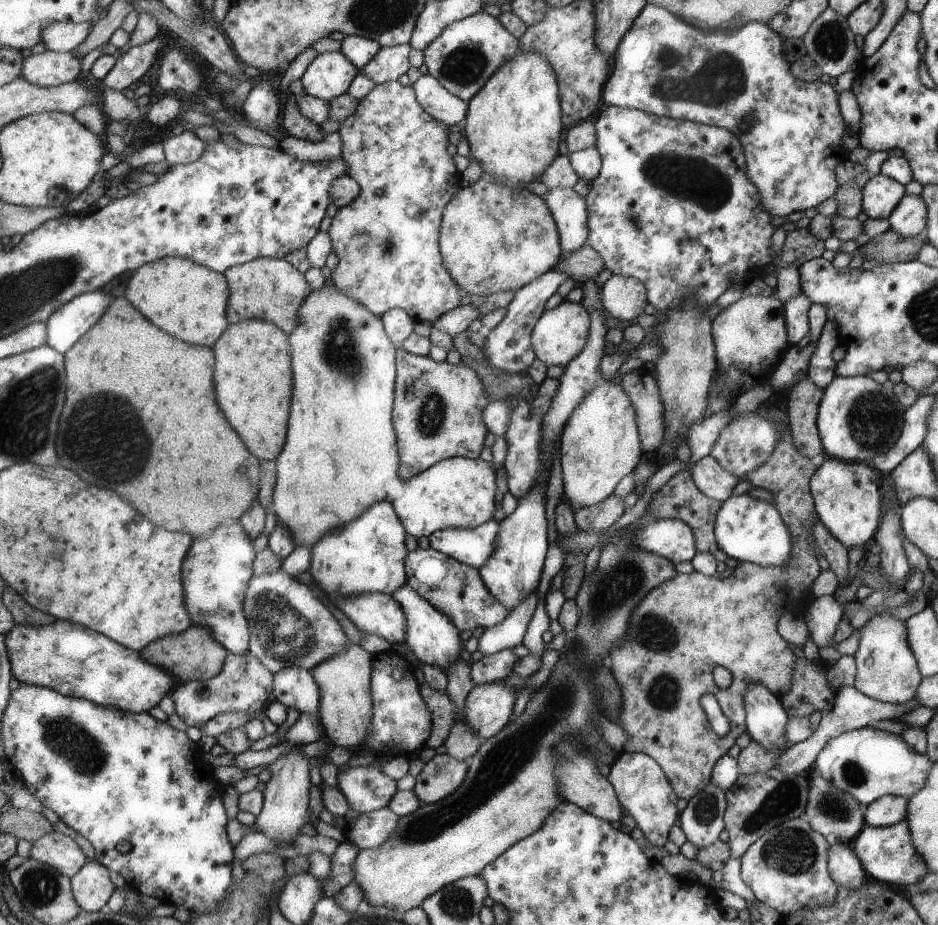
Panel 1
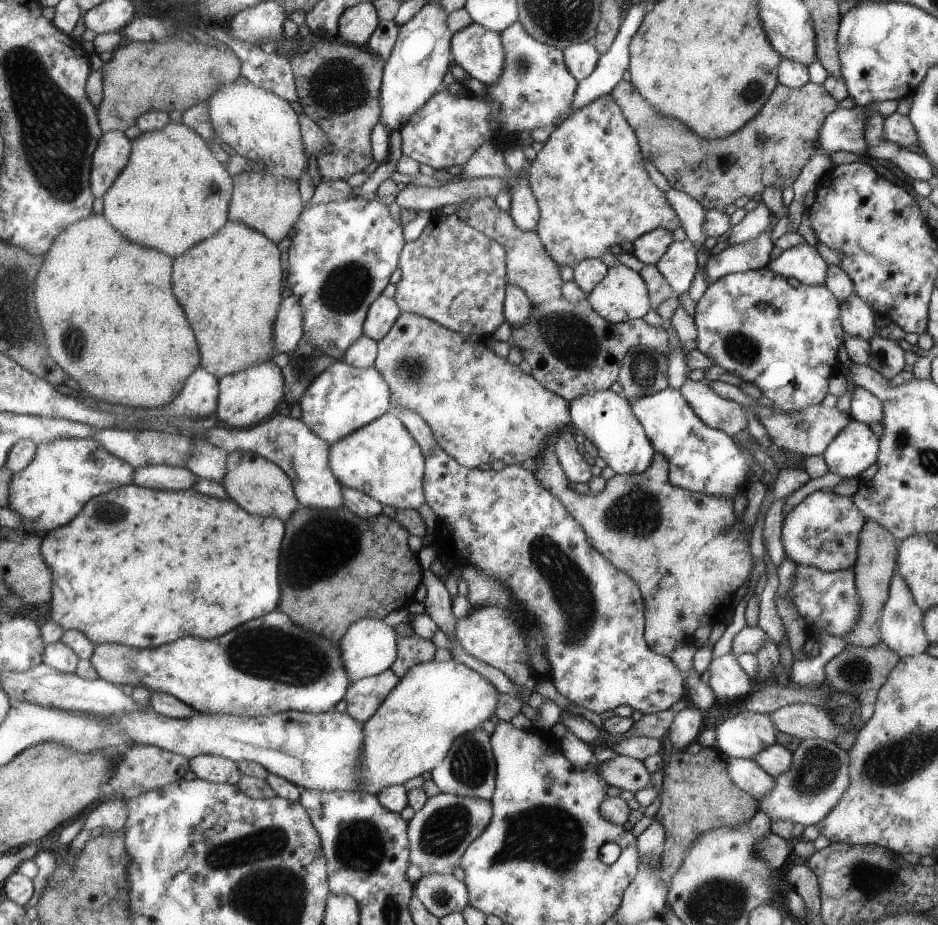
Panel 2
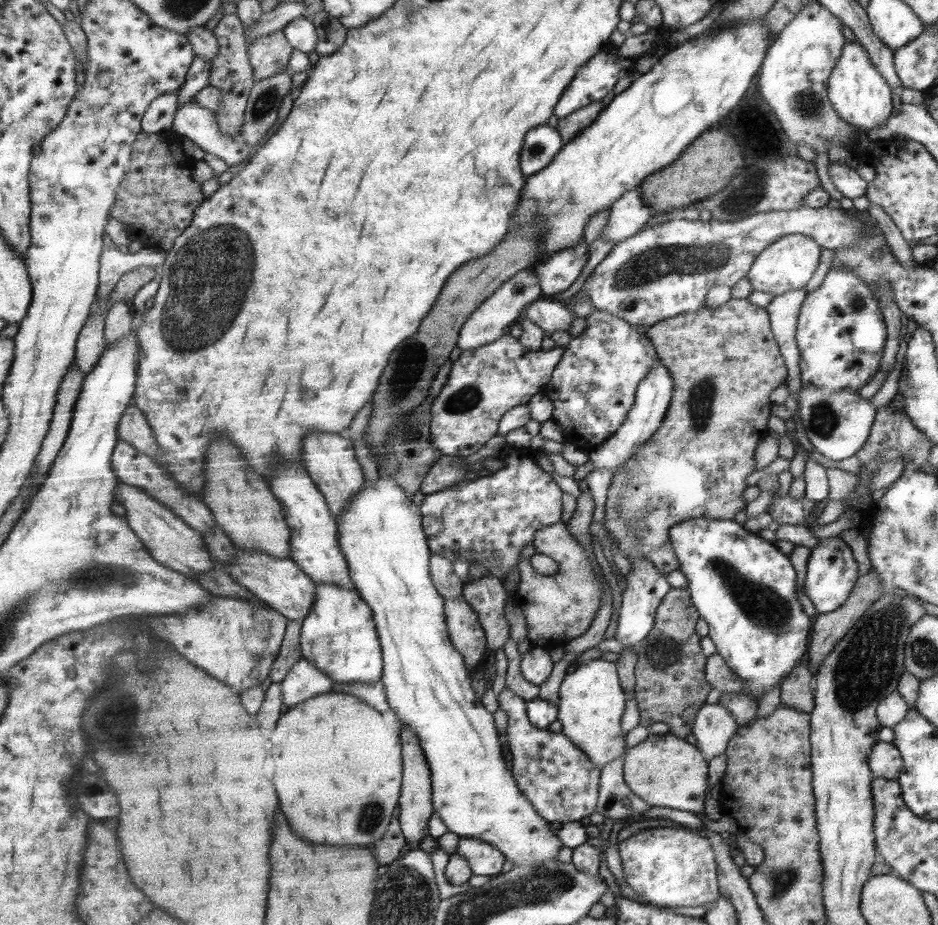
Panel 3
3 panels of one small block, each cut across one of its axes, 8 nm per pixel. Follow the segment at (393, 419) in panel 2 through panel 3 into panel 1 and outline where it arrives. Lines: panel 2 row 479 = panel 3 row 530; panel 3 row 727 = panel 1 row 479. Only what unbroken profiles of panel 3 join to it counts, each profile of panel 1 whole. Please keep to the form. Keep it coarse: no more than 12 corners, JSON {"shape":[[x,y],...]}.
{"shape":[[451,457],[403,481],[406,534],[493,516],[491,462]]}

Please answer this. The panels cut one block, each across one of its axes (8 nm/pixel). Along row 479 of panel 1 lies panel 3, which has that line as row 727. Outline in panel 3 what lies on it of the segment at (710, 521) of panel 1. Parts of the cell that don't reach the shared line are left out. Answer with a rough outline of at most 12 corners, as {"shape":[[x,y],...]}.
{"shape":[[670,588],[636,652],[639,725],[685,738],[711,690],[699,617]]}

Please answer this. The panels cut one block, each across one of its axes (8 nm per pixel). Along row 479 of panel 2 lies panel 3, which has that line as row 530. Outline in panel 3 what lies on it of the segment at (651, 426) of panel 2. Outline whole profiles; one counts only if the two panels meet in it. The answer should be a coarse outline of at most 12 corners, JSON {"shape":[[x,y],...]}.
{"shape":[[733,519],[670,528],[697,614],[755,703],[805,658],[795,570]]}

